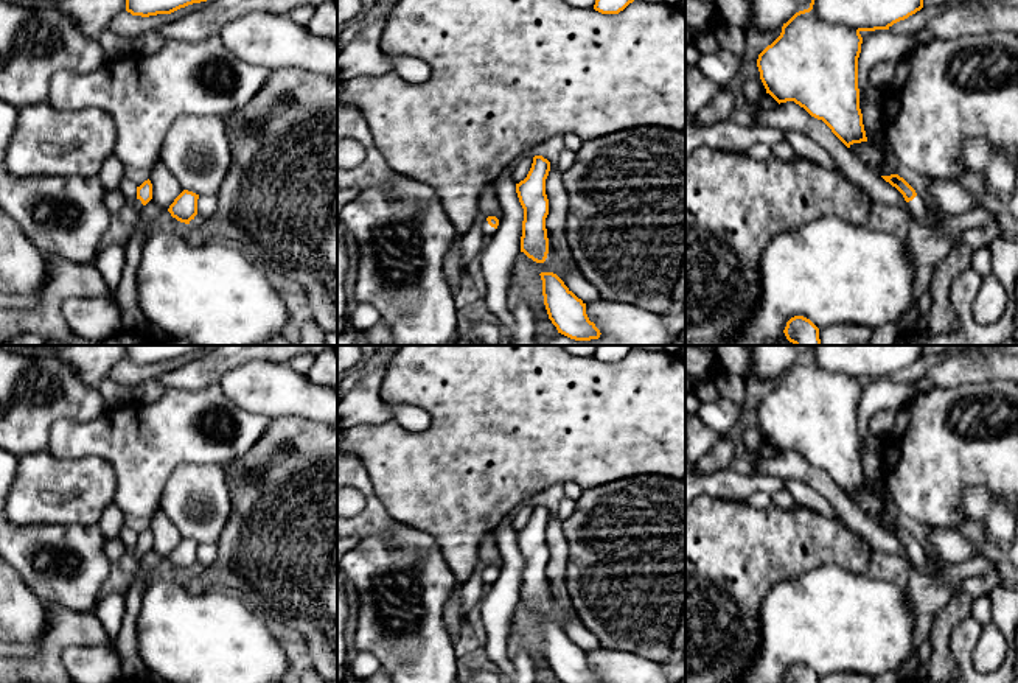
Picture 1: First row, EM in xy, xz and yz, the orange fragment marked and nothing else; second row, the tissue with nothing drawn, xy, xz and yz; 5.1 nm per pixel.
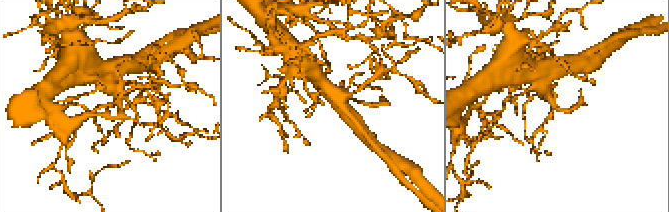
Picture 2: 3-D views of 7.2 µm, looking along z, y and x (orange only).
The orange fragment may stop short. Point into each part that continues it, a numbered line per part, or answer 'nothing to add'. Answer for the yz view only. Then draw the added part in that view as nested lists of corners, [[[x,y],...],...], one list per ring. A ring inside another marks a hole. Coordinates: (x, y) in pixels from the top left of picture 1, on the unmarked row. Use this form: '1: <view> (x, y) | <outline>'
1: yz (917, 556) | [[[915,545],[912,549],[906,551],[912,565],[915,565],[922,573],[929,574],[936,569],[937,560],[931,557],[922,545]]]

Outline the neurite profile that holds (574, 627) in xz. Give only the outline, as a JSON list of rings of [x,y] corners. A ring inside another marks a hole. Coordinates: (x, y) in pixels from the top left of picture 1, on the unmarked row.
[[[577,613],[567,618],[563,630],[586,653],[601,649],[600,641],[586,629]]]

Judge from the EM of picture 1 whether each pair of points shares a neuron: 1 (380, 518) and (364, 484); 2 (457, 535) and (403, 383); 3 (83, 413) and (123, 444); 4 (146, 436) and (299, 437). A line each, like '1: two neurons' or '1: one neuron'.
1: one neuron
2: one neuron
3: two neurons
4: two neurons

